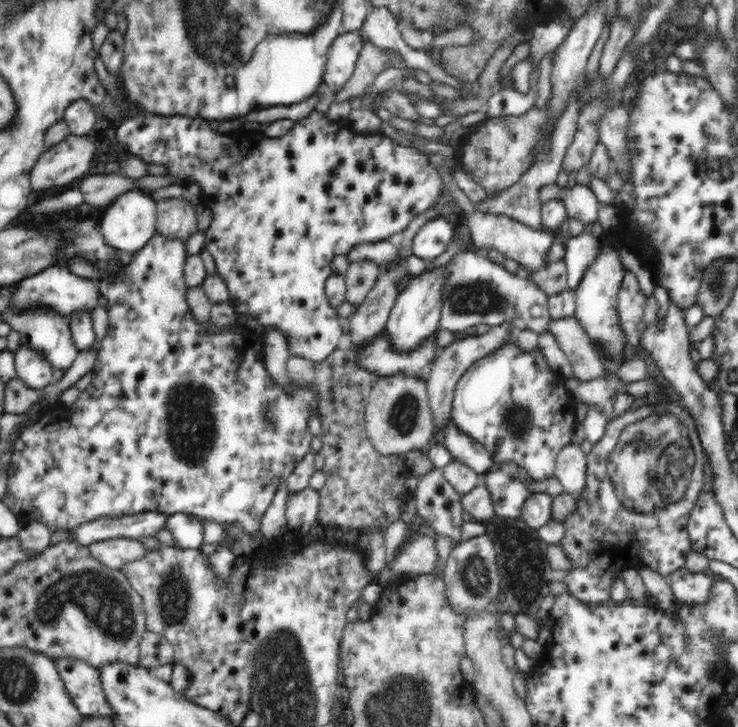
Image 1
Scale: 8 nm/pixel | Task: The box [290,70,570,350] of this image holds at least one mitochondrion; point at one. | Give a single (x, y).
(474, 297)

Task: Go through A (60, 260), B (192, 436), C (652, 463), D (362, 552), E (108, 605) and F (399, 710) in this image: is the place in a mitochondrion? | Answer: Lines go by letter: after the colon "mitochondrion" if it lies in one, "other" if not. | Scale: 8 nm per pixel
A: other
B: mitochondrion
C: mitochondrion
D: other
E: mitochondrion
F: mitochondrion

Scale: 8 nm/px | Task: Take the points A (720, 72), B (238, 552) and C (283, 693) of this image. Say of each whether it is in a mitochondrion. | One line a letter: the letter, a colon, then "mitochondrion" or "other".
A: other
B: other
C: mitochondrion

